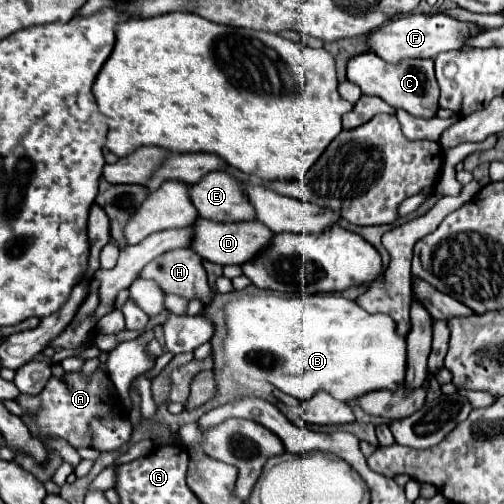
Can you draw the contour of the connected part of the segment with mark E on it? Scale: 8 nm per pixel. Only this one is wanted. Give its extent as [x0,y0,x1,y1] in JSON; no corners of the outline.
[189,171,255,223]

